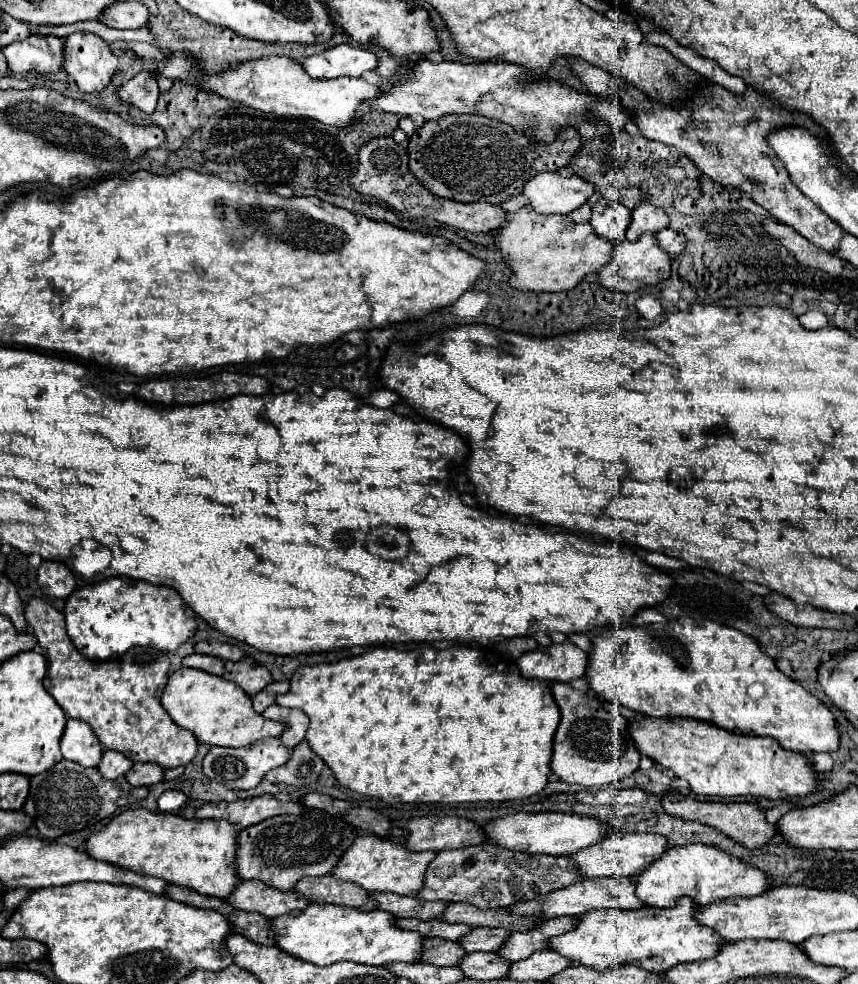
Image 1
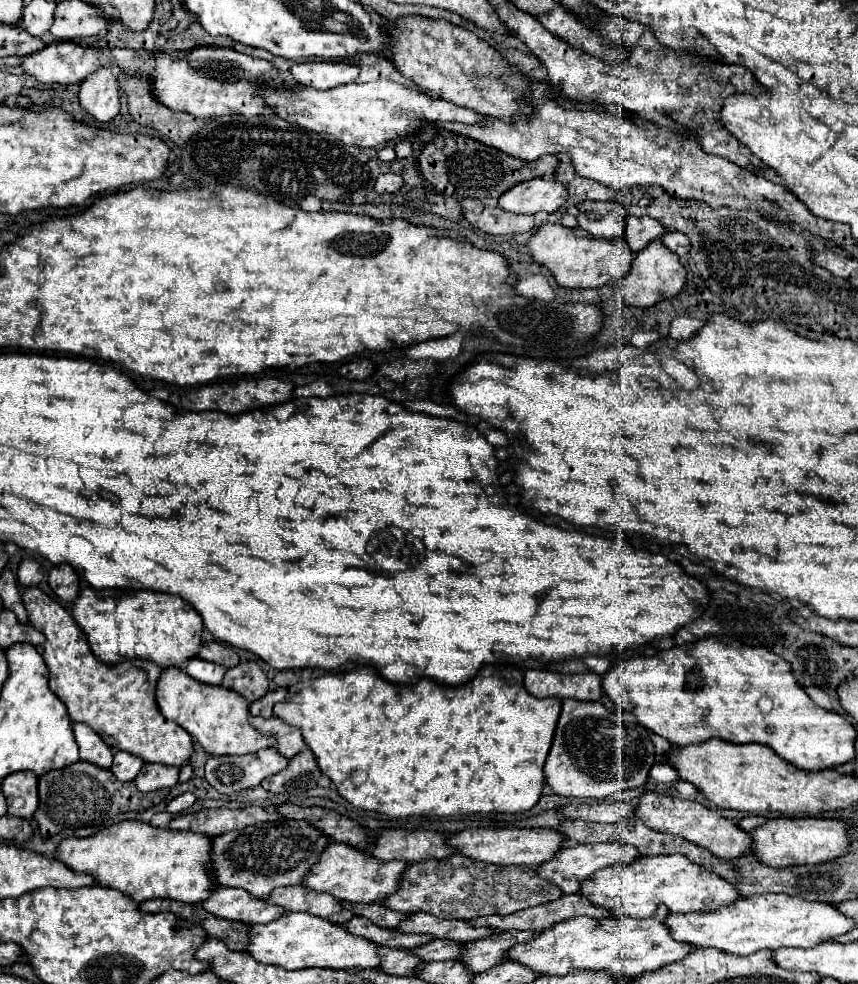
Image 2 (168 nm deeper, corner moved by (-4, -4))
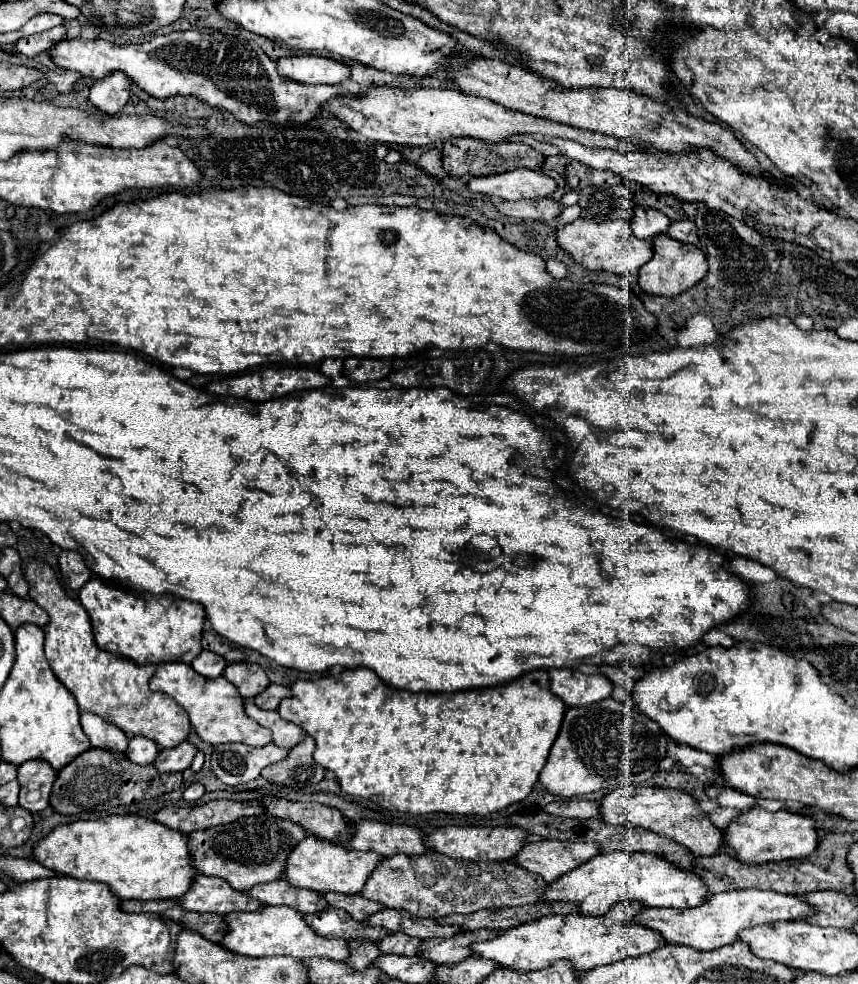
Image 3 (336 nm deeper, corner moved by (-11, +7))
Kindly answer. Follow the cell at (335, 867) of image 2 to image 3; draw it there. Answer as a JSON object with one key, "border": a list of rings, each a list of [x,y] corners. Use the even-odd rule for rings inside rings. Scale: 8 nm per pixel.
{"border":[[[313,835],[305,837],[287,857],[285,863],[285,879],[295,887],[307,887],[315,889],[319,893],[337,891],[345,895],[357,895],[363,891],[363,883],[367,883],[367,875],[383,861],[385,857],[373,855],[373,851],[347,851],[343,845],[327,843],[325,839],[315,839]]]}

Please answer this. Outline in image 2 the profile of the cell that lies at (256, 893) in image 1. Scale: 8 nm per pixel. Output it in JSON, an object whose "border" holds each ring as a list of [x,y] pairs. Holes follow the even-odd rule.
{"border":[[[216,886],[212,894],[202,902],[202,908],[218,918],[244,924],[266,924],[286,914],[286,910],[280,910],[280,906],[272,906],[266,900],[252,898],[246,890],[224,886]]]}

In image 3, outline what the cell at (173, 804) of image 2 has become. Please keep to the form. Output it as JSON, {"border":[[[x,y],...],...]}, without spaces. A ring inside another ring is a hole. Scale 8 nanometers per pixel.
{"border":[[[191,783],[191,785],[183,791],[183,799],[185,799],[185,801],[197,801],[197,799],[203,797],[203,793],[205,793],[205,789],[203,789],[201,783]]]}

